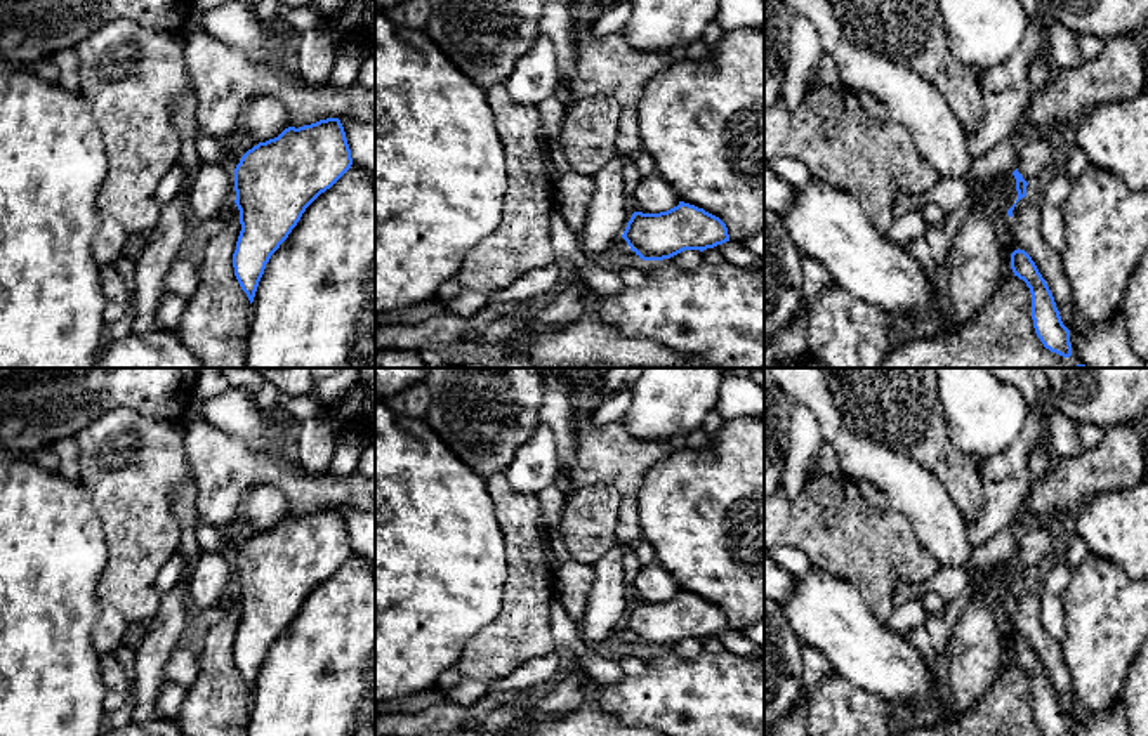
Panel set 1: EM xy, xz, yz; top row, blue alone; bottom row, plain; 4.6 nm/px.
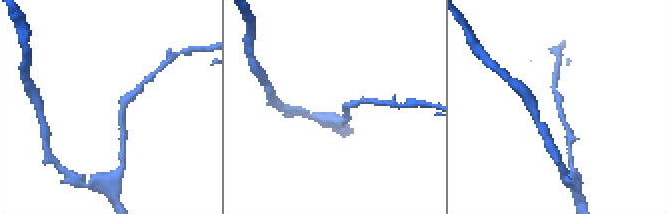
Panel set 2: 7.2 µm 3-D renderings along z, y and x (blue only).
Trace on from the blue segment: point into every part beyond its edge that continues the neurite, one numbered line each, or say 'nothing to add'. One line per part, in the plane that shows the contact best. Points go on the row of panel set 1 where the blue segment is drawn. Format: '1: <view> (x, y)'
1: yz (1042, 151)

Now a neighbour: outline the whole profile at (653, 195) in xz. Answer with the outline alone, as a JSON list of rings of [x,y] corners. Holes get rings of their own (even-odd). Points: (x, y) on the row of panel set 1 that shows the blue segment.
[[[650,175],[639,181],[634,189],[634,210],[660,214],[679,205],[674,187],[662,175]]]

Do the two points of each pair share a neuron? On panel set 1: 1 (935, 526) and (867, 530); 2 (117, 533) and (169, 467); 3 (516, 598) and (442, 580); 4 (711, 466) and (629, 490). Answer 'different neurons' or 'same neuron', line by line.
1: different neurons
2: same neuron
3: different neurons
4: different neurons

